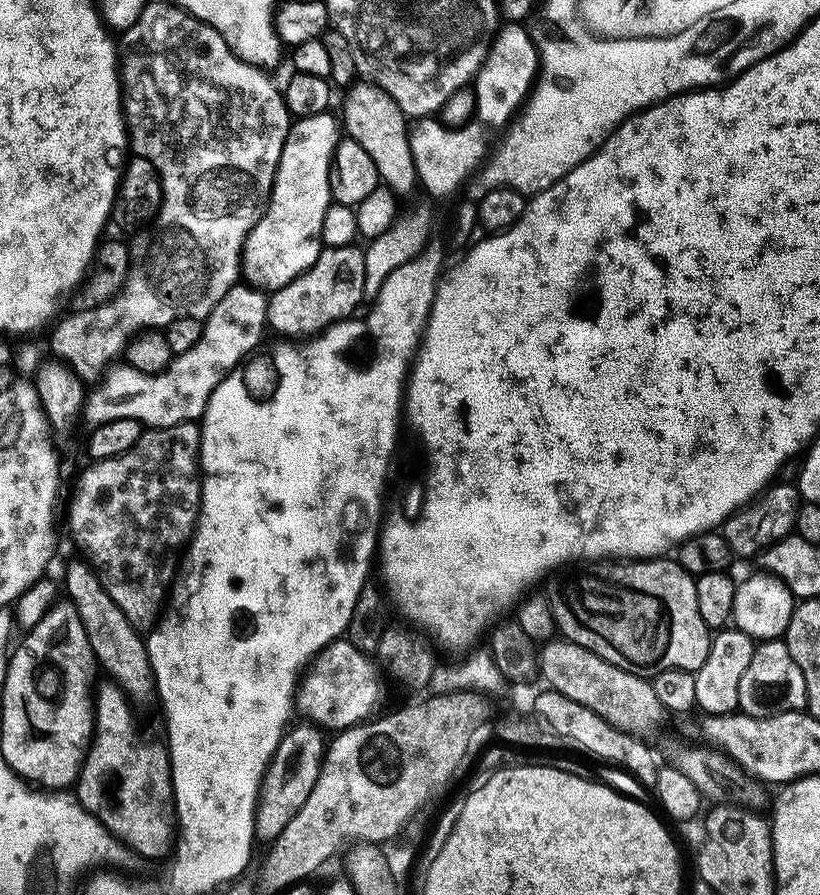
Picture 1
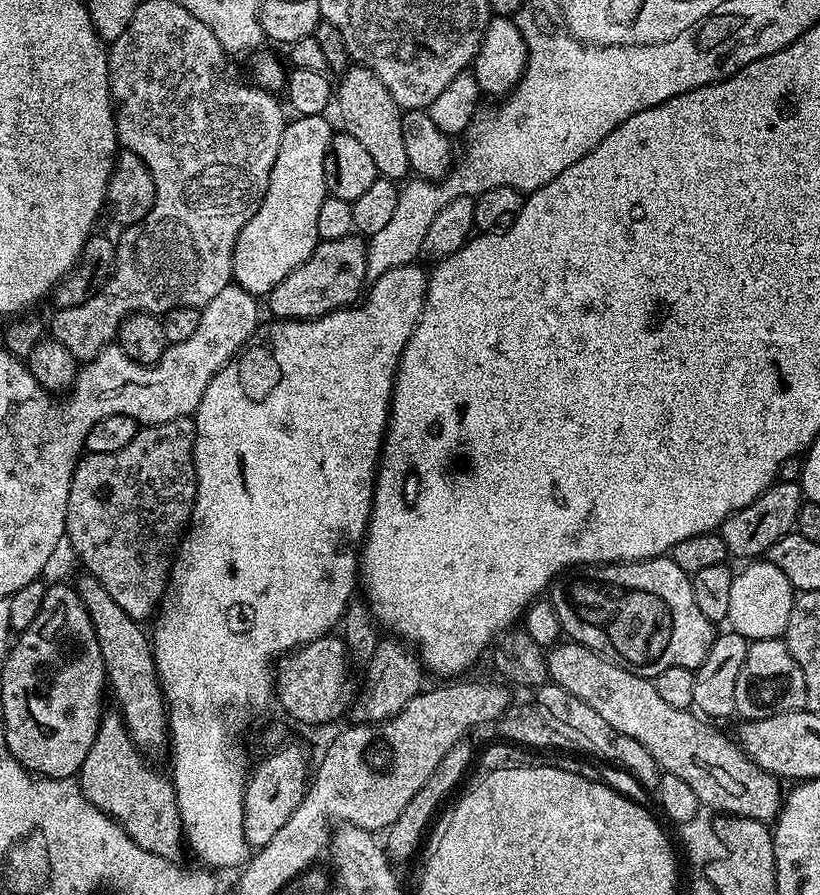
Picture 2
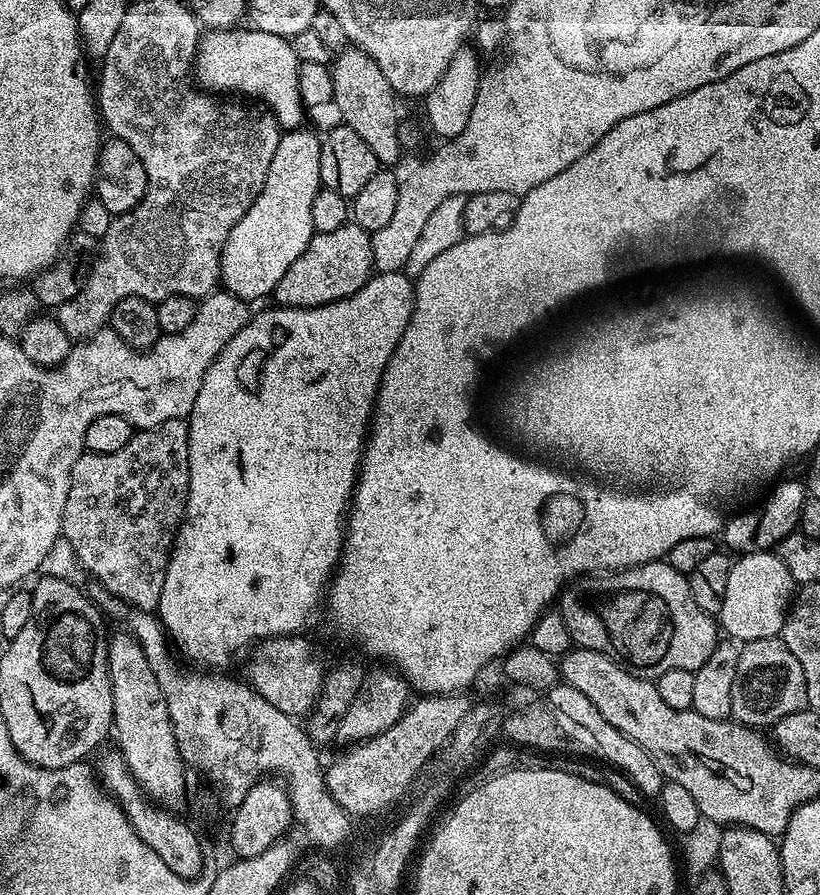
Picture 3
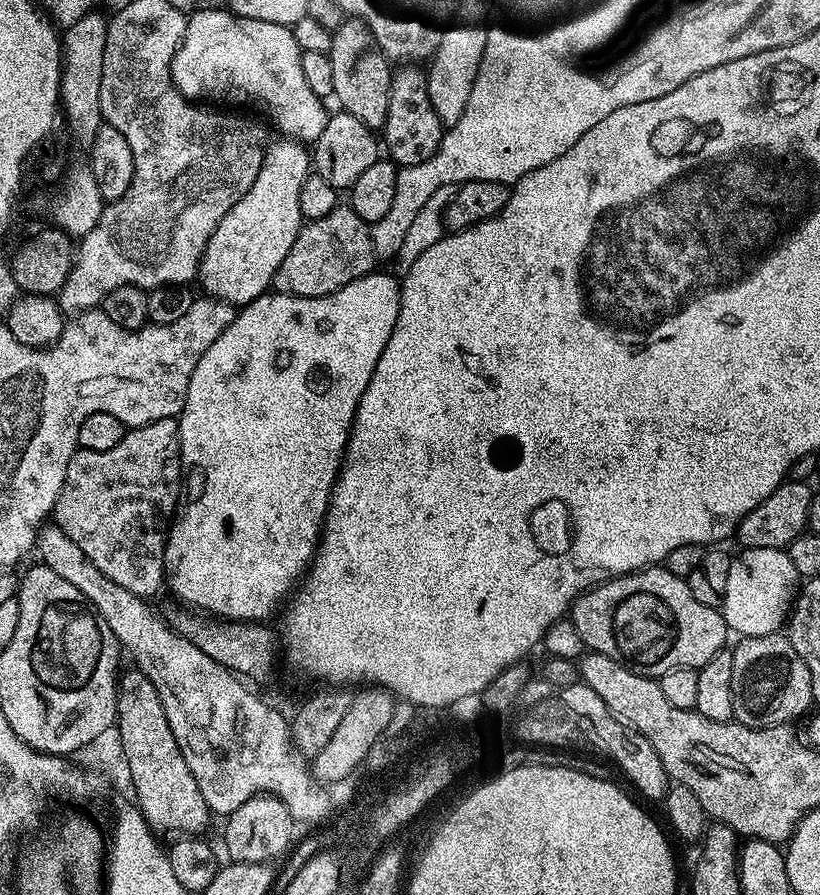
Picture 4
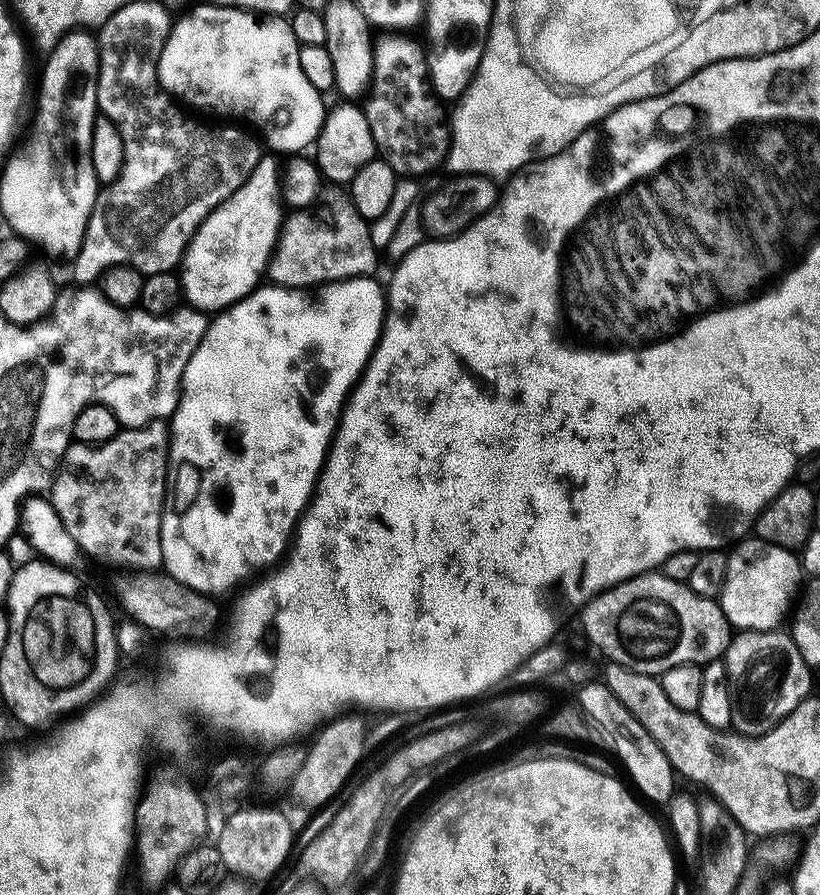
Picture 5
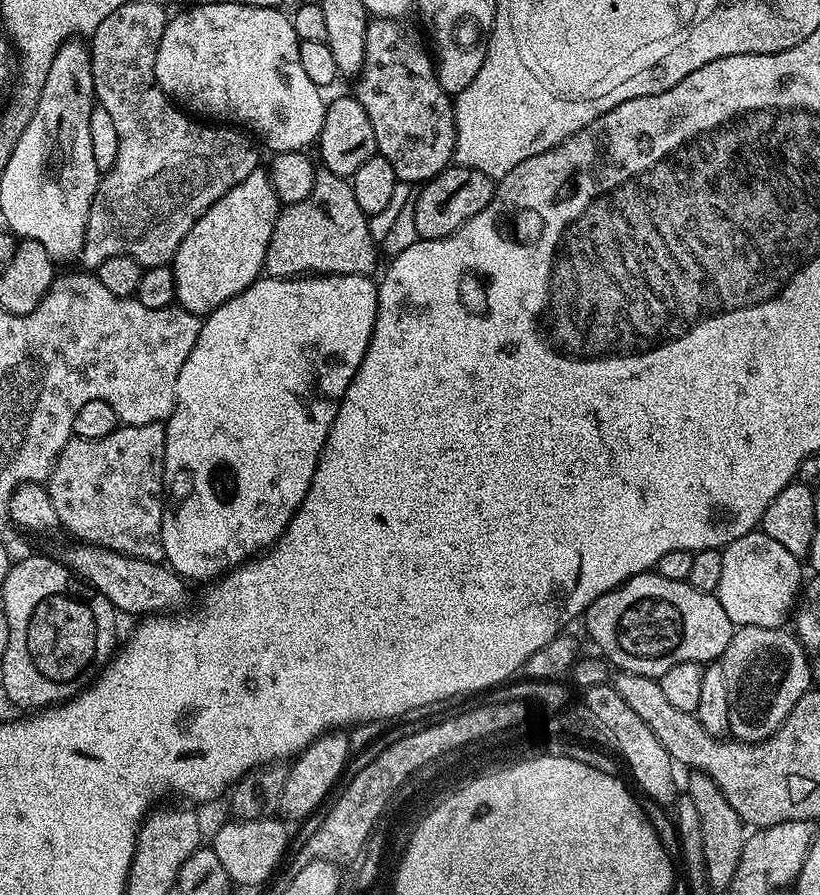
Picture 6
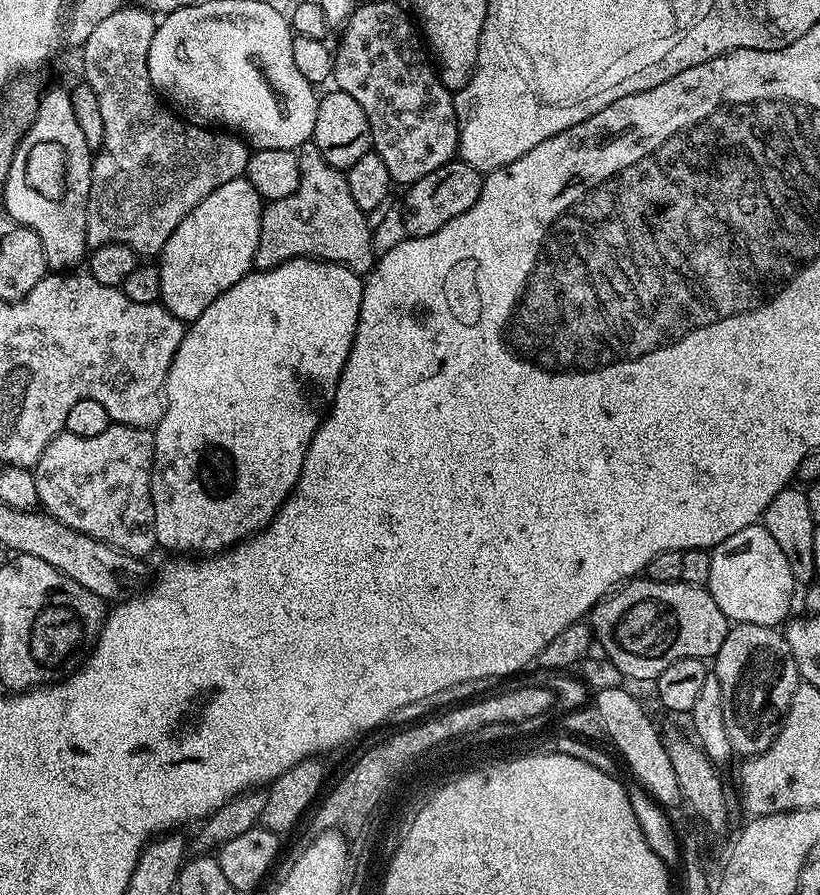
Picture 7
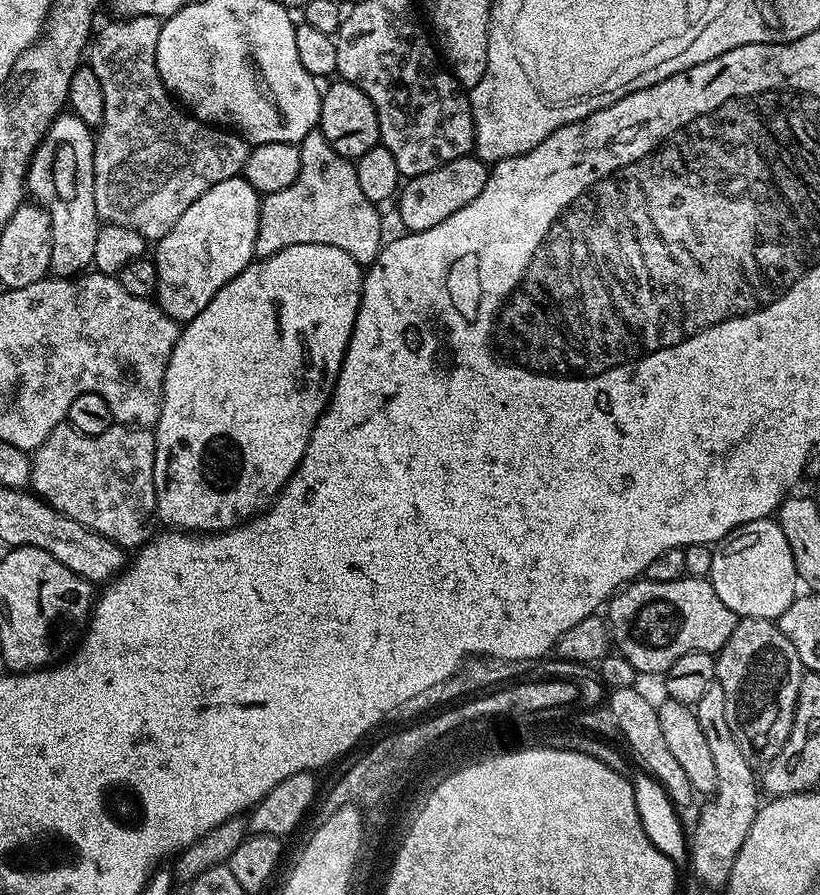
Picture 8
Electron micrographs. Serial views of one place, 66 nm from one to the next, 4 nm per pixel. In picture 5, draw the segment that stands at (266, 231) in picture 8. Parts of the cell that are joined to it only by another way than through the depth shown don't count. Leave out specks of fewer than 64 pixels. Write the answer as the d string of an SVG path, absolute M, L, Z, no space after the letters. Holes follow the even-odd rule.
M351 199L326 200L317 203L311 210L287 213L276 249L268 261L266 276L273 285L312 290L333 284L336 280L375 273L378 249L371 242L369 221L354 210Z

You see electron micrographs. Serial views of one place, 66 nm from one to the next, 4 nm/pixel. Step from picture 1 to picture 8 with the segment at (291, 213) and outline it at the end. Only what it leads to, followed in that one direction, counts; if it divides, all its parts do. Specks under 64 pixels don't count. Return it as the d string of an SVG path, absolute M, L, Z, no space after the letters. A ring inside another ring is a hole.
M243 175L226 178L210 186L210 190L206 190L206 194L202 194L202 198L198 198L198 202L189 206L186 214L182 214L182 218L178 218L174 226L170 226L168 233L161 240L155 241L154 259L158 286L154 300L171 320L187 322L202 314L210 298L214 298L214 294L218 294L218 290L222 290L226 282L242 274L242 270L252 263L256 256L254 242L258 238L261 199L261 193L256 192L254 186L250 186L250 182L244 179Z

